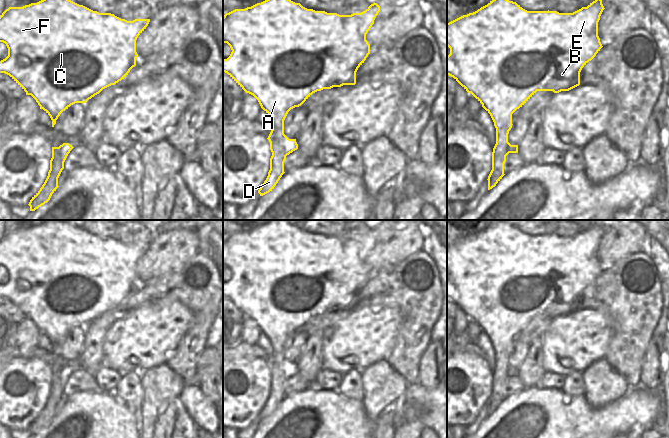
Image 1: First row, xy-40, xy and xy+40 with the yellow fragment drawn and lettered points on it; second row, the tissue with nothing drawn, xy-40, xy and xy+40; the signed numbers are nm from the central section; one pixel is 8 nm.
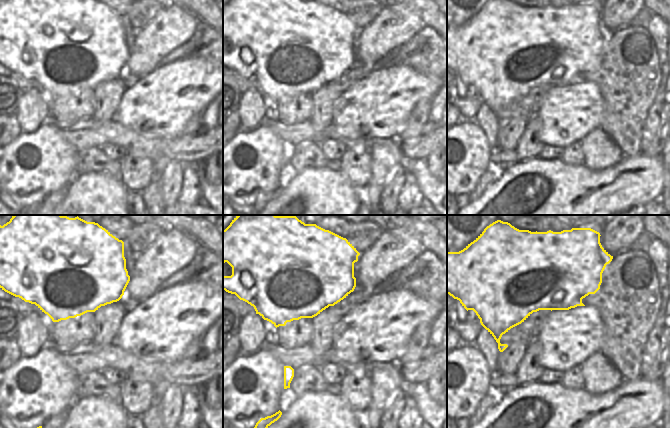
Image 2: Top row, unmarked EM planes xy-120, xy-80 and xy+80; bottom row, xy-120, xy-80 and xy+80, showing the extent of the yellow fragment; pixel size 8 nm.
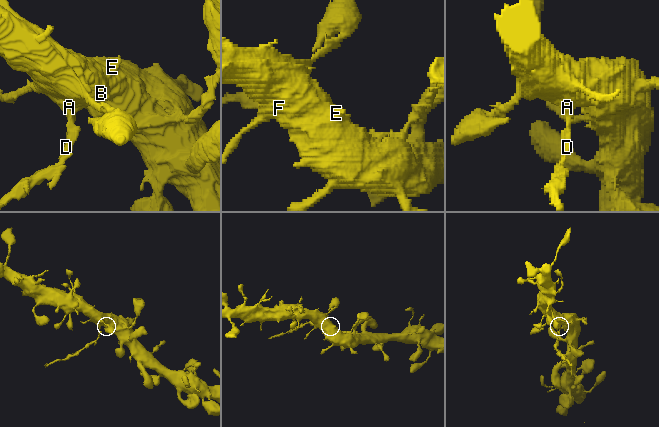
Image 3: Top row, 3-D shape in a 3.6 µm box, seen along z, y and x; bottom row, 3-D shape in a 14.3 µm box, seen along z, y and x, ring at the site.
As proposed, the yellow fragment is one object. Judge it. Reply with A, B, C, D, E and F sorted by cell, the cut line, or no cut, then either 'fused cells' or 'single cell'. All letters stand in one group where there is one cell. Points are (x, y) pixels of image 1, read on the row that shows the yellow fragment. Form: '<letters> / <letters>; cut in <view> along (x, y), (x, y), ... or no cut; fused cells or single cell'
A B C E F / D; cut in xy along (283, 130), (274, 134), (270, 133); fused cells

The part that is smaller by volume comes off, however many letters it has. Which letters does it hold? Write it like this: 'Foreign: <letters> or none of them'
Foreign: D

